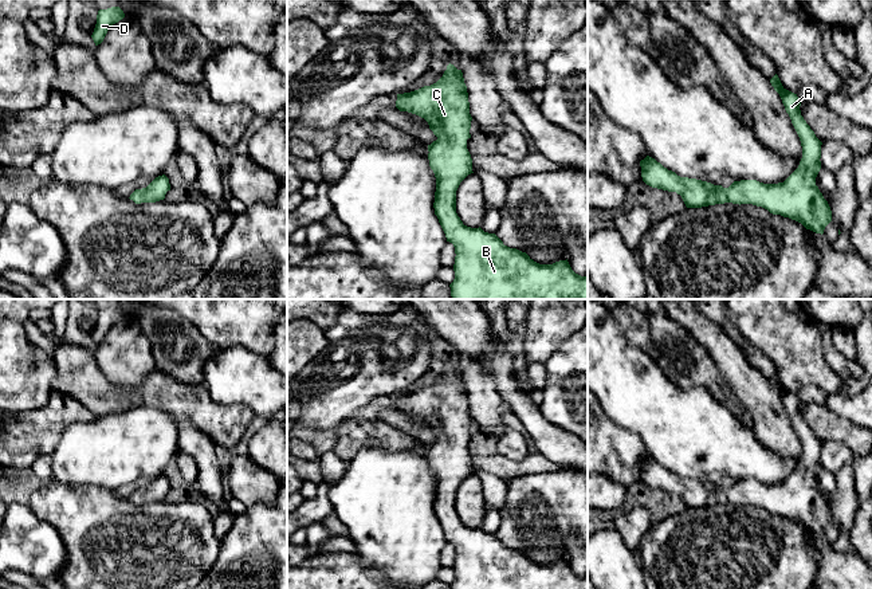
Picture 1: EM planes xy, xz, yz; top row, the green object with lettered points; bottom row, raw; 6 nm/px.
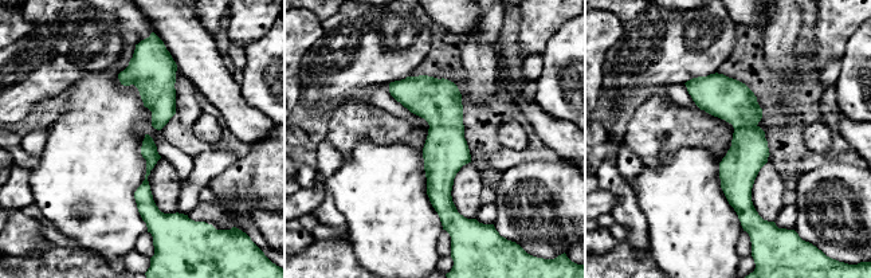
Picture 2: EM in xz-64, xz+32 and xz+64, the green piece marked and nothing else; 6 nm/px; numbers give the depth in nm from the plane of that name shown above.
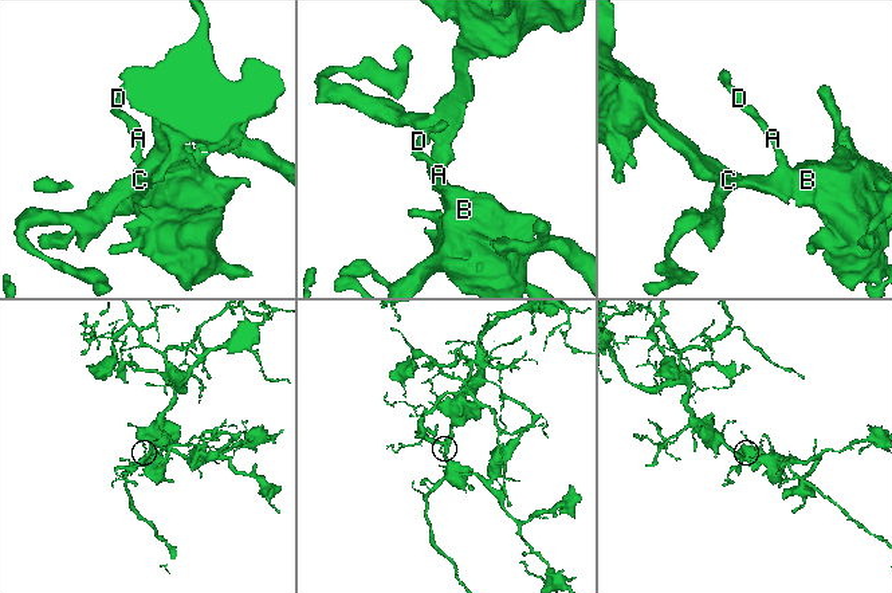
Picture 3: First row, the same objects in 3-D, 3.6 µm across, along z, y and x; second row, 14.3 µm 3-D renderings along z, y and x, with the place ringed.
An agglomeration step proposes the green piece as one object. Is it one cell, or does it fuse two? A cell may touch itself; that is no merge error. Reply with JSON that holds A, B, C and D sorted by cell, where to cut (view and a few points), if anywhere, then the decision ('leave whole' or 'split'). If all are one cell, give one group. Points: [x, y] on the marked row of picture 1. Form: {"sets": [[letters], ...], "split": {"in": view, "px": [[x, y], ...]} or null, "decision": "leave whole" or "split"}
{"sets": [["A", "B", "C", "D"]], "split": null, "decision": "leave whole"}

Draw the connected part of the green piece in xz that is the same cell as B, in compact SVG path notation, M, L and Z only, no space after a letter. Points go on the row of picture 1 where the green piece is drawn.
M449 63L436 83L397 94L396 107L424 118L437 137L428 145L428 160L436 177L435 215L456 254L455 279L449 284L452 299L588 299L588 276L576 274L567 259L539 264L526 252L504 246L495 233L464 225L457 216L456 191L460 182L474 173L467 149L472 117L461 70Z

